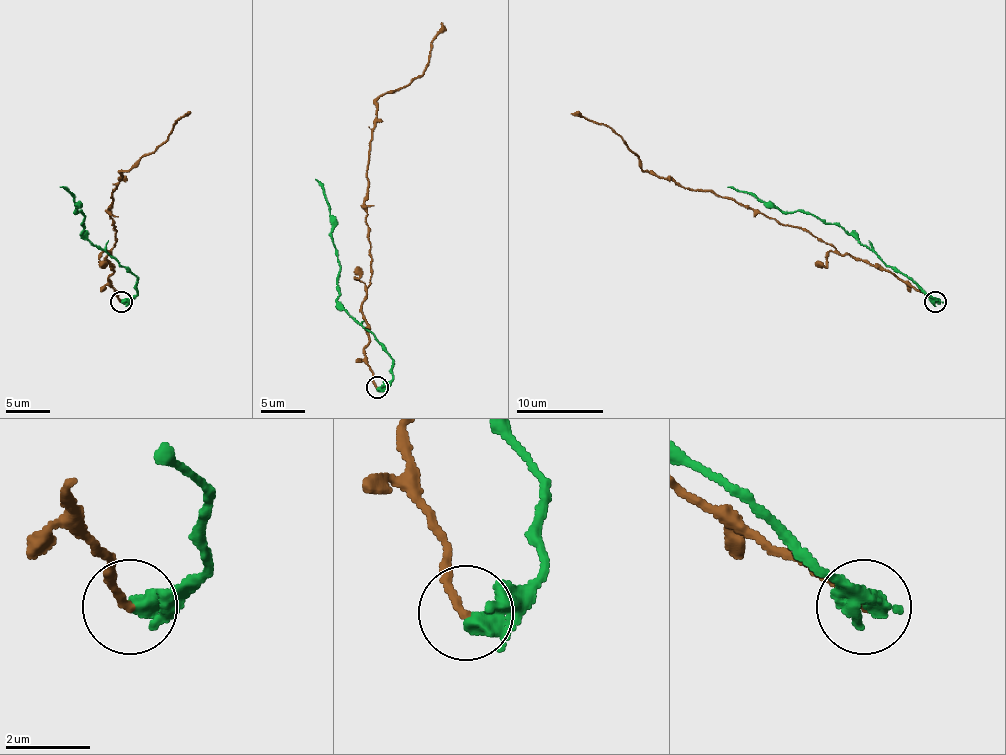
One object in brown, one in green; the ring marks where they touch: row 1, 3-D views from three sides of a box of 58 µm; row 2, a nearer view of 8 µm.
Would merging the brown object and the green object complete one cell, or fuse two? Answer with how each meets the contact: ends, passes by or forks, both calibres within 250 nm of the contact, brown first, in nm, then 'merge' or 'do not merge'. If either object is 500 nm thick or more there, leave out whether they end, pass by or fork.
brown ends there; green passes by; 180 nm thick on the brown side, 300 nm on the other; do not merge

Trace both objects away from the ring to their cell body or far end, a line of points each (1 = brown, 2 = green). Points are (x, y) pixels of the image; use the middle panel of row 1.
1: (377, 386), (362, 312), (371, 281), (371, 128), (377, 100), (423, 73), (443, 23)
2: (377, 386), (384, 386), (393, 378), (393, 360), (377, 338), (338, 301), (340, 264), (327, 200), (316, 178)

